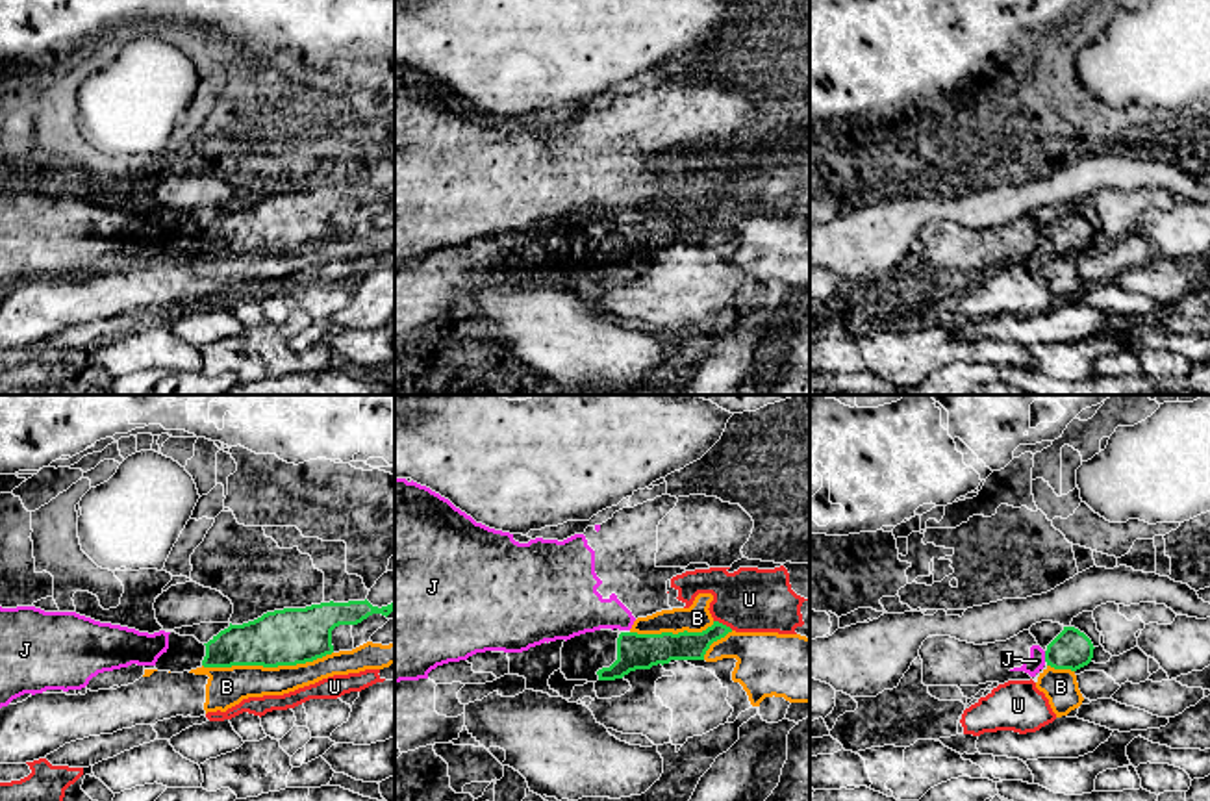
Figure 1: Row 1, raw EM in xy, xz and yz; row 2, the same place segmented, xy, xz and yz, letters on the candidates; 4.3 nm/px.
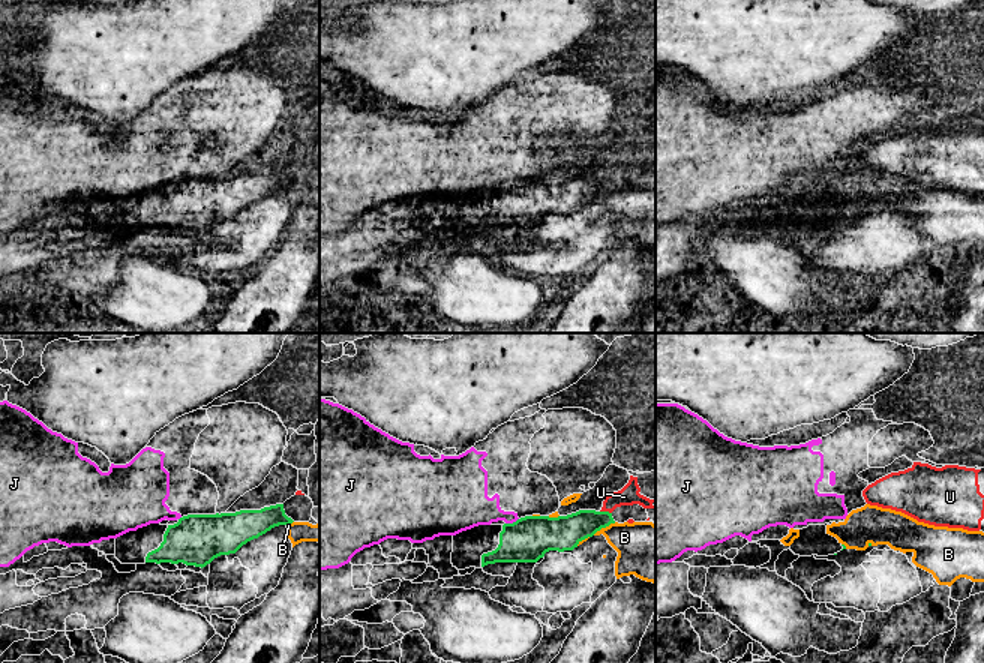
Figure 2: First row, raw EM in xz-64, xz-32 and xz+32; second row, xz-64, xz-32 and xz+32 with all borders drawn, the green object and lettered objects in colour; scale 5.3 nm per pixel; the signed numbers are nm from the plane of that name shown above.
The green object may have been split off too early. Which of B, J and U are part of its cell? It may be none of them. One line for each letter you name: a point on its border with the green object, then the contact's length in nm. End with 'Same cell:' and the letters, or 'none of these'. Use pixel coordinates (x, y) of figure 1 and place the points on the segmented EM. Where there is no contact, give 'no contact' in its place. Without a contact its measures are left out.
Same cell: none of these

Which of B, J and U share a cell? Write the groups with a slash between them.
B / J / U

